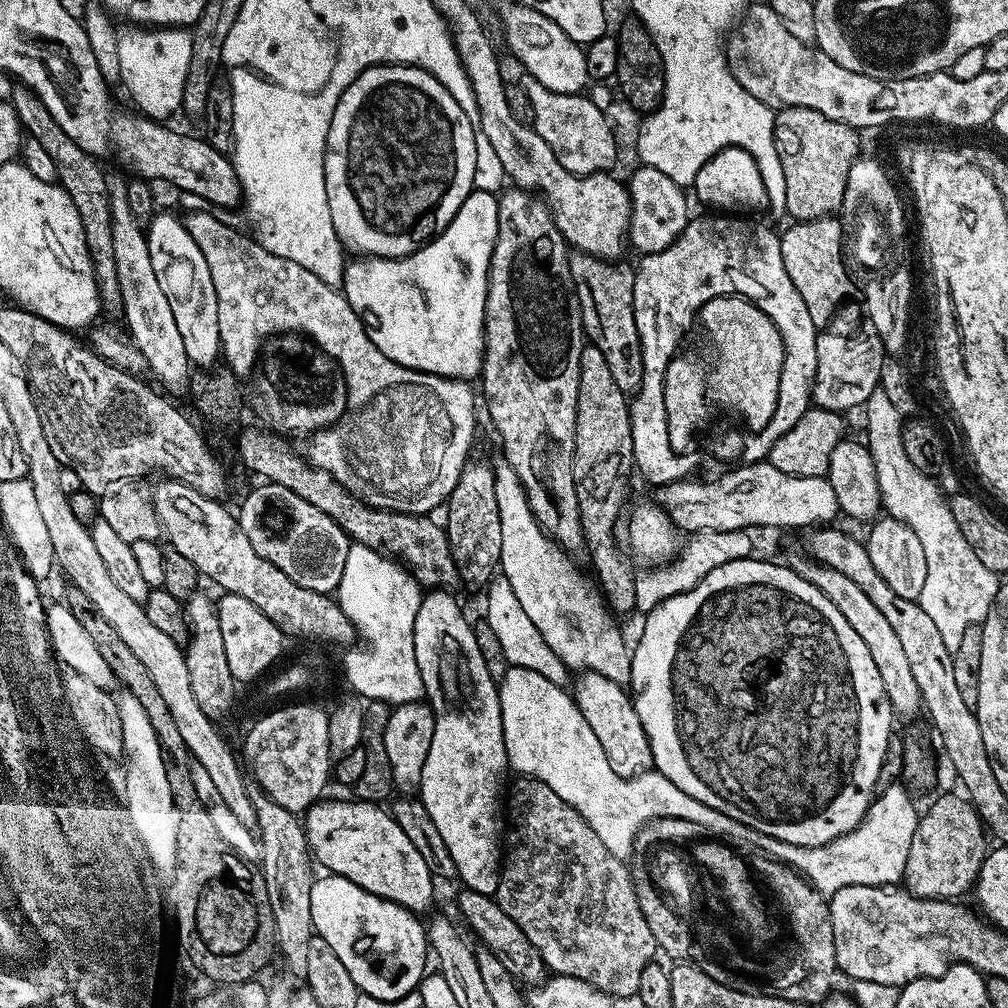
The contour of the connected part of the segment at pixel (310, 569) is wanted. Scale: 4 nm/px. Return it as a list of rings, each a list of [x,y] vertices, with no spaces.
[[[267,482],[257,484],[260,485],[245,498],[238,511],[240,525],[246,538],[250,538],[250,546],[254,546],[266,562],[274,562],[286,578],[294,578],[298,586],[306,586],[306,590],[315,592],[335,593],[342,582],[342,570],[346,570],[350,537],[330,517],[322,514],[318,506],[310,506],[306,498],[298,498],[294,490]]]

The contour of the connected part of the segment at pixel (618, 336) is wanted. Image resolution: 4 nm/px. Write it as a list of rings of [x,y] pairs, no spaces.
[[[577,250],[569,255],[568,265],[578,294],[585,337],[602,350],[618,390],[635,394],[642,386],[642,350],[634,320],[633,269]]]

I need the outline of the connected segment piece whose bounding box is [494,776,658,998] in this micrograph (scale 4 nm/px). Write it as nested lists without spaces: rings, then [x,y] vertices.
[[[520,776],[517,781],[512,793],[506,796],[506,847],[502,852],[495,900],[500,903],[503,912],[510,914],[510,918],[522,926],[522,934],[534,942],[549,973],[590,982],[613,998],[635,997],[638,978],[642,978],[642,970],[653,963],[655,956],[652,955],[657,955],[658,947],[654,928],[648,925],[649,917],[644,916],[639,906],[629,865],[610,854],[602,838],[590,830],[586,818],[582,818],[574,806],[558,798],[546,782],[535,780],[532,776]]]

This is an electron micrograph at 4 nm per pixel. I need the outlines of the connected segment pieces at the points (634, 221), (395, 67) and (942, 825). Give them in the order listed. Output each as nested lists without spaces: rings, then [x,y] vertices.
[[[637,167],[637,172],[632,177],[627,177],[626,187],[628,197],[632,203],[632,213],[628,223],[628,240],[637,248],[637,253],[647,254],[666,250],[682,234],[682,230],[688,225],[690,213],[688,213],[688,200],[684,197],[685,189],[675,184],[662,170]]]
[[[377,64],[375,68],[366,68],[357,76],[356,81],[342,94],[338,106],[334,110],[334,118],[330,122],[330,130],[324,147],[324,181],[326,182],[326,198],[330,202],[330,218],[334,222],[334,230],[345,249],[356,251],[356,254],[370,256],[390,256],[399,258],[417,252],[430,240],[435,240],[441,232],[450,226],[454,214],[466,202],[466,198],[474,190],[472,179],[478,166],[478,132],[474,122],[466,118],[462,106],[454,102],[450,90],[438,82],[425,68],[417,68],[407,64]]]
[[[963,795],[940,796],[928,808],[928,813],[919,817],[914,838],[910,842],[910,854],[906,858],[906,870],[903,883],[907,891],[914,896],[921,896],[923,900],[950,900],[960,898],[963,892],[973,891],[976,879],[980,876],[980,867],[984,864],[984,857],[990,851],[990,844],[984,841],[986,829],[976,813],[976,809]]]

